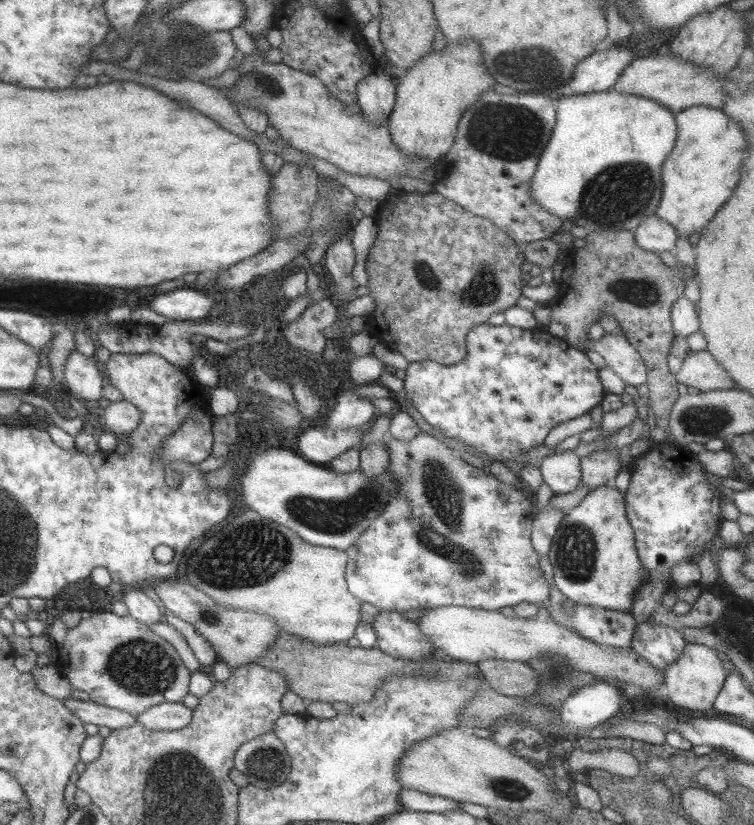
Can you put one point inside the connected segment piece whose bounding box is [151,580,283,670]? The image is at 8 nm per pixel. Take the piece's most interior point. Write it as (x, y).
(238, 637)

